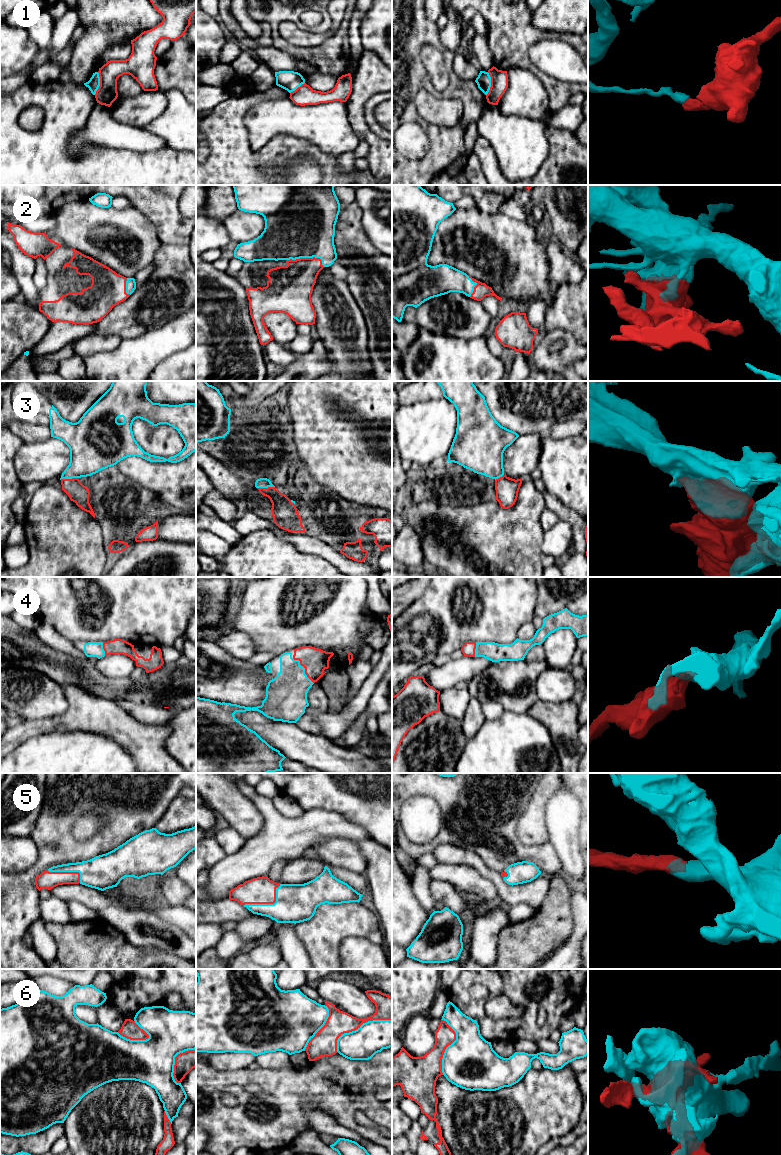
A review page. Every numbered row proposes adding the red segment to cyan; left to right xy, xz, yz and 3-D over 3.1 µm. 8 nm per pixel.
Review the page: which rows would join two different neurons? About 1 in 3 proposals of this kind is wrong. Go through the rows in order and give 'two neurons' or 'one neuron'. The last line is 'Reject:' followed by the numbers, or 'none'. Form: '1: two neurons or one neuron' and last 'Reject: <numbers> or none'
1: two neurons
2: one neuron
3: one neuron
4: one neuron
5: one neuron
6: two neurons
Reject: 1, 6

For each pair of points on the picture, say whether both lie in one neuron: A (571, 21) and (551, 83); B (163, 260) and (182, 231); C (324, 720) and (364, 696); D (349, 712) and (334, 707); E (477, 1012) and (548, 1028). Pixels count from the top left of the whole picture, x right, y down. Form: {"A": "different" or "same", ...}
{"A": "different", "B": "different", "C": "same", "D": "different", "E": "same"}

